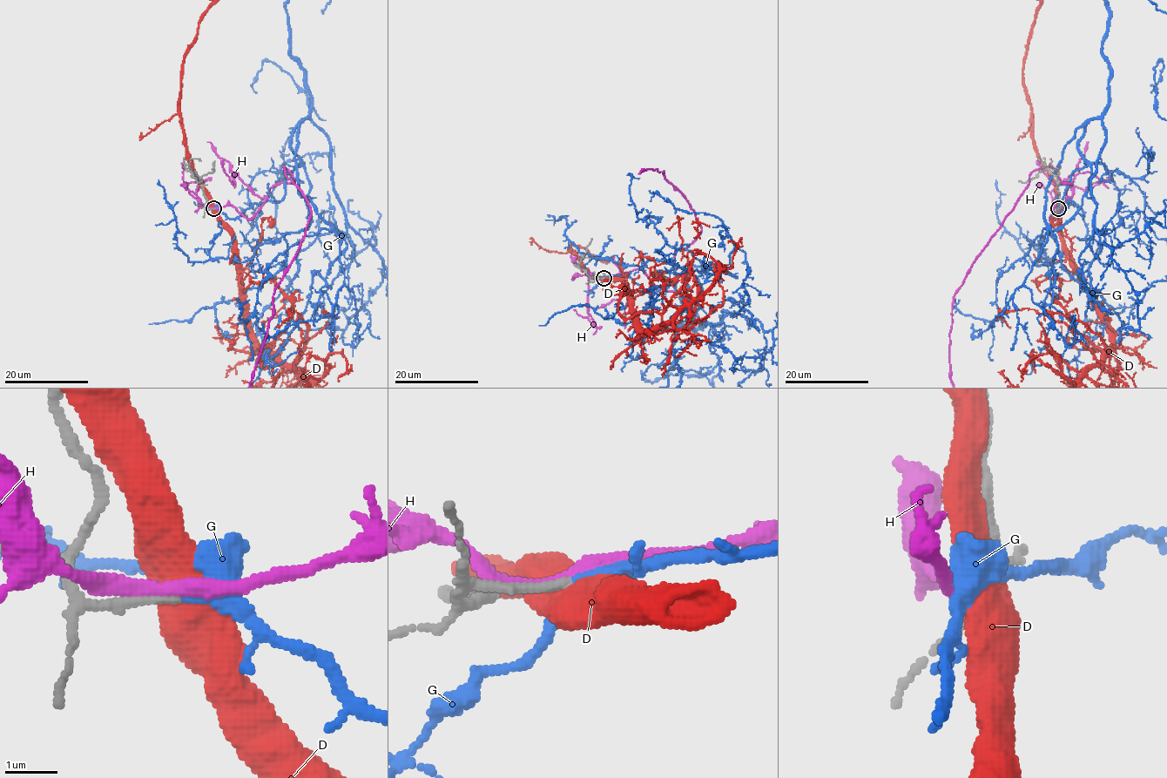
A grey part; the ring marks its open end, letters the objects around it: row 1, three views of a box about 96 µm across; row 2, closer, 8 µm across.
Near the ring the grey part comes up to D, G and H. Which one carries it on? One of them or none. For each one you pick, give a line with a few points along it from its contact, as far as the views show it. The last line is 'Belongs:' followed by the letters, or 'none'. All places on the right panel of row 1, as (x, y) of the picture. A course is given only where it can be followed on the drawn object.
Belongs: G

